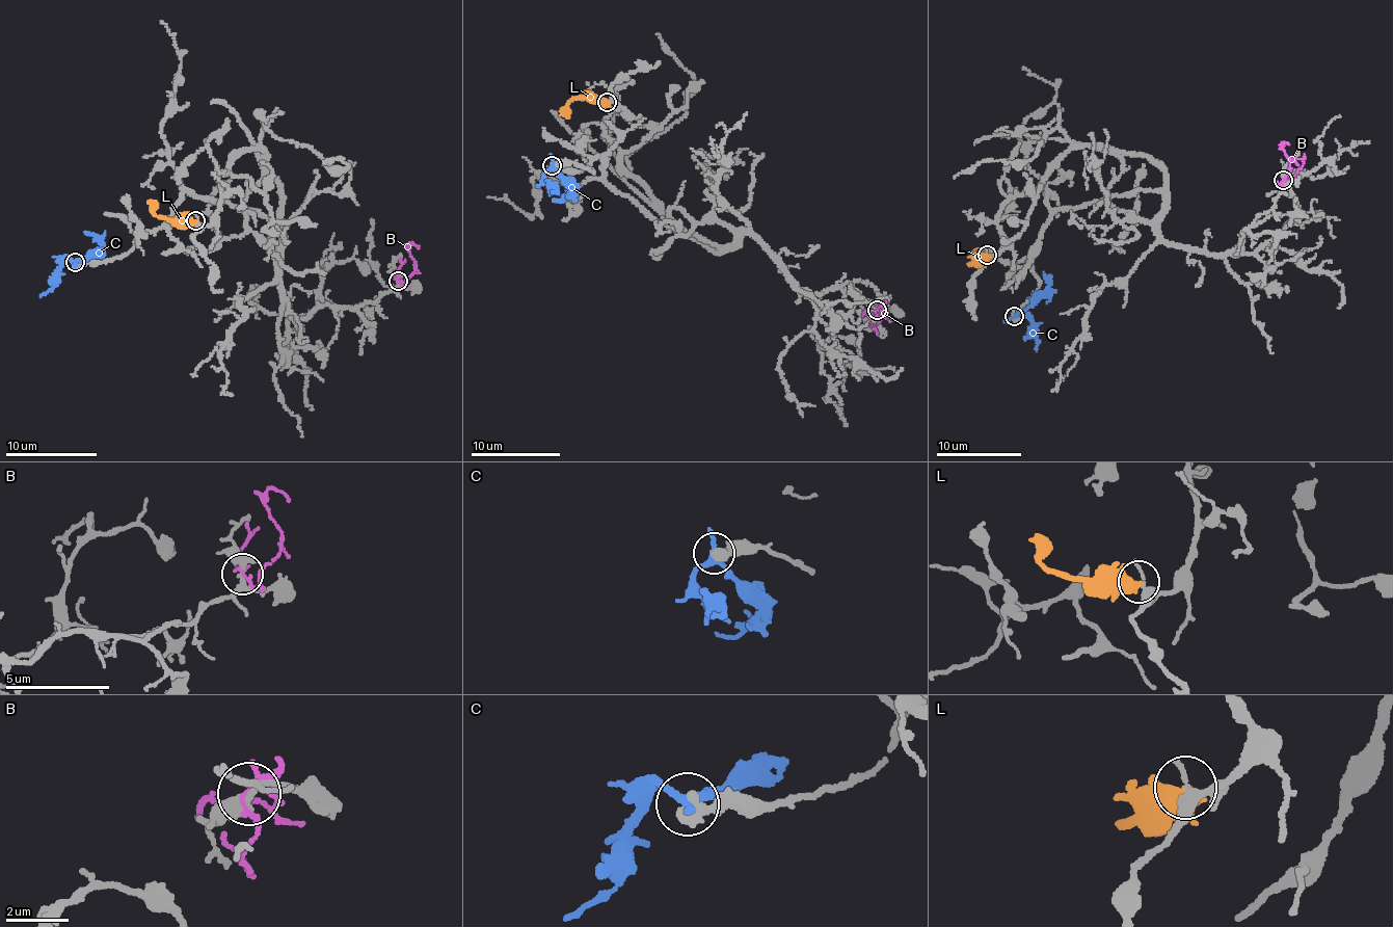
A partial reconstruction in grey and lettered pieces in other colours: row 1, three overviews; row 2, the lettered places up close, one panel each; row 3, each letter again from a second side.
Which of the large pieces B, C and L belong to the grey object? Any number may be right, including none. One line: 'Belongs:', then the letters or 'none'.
Belongs: none

